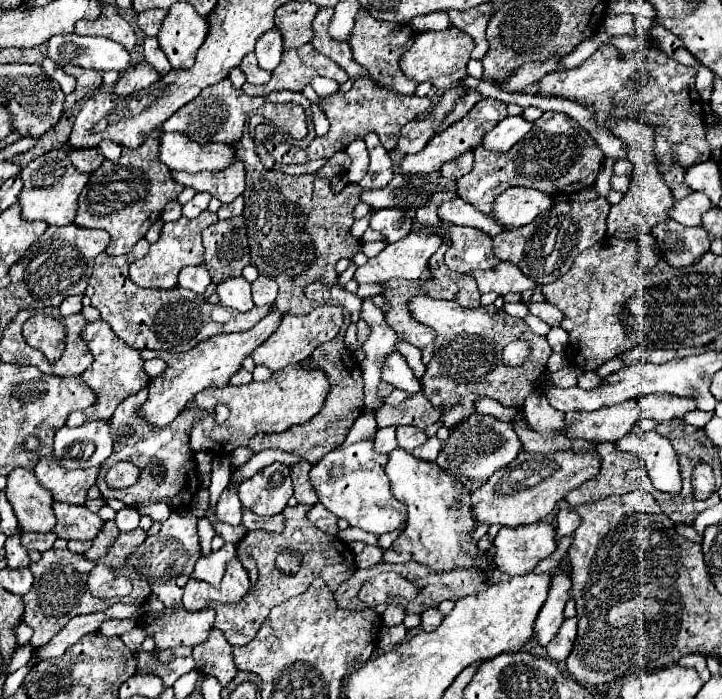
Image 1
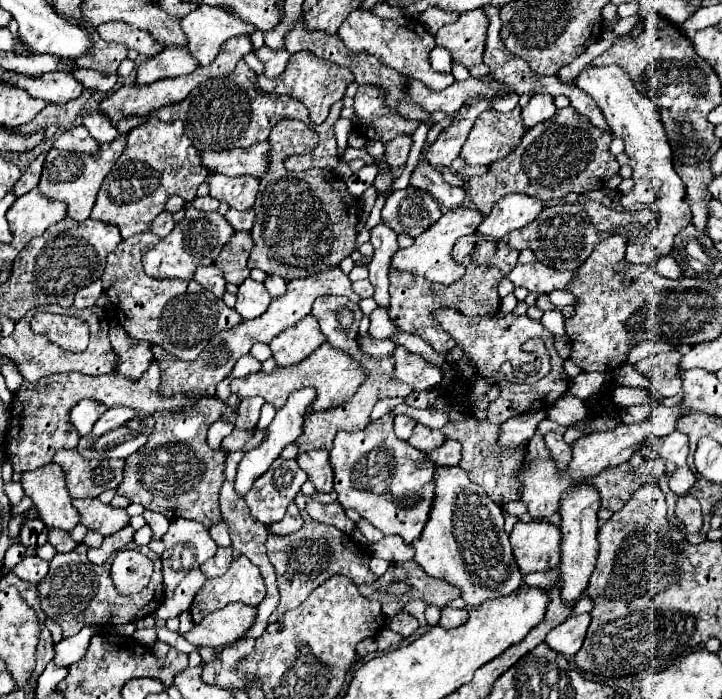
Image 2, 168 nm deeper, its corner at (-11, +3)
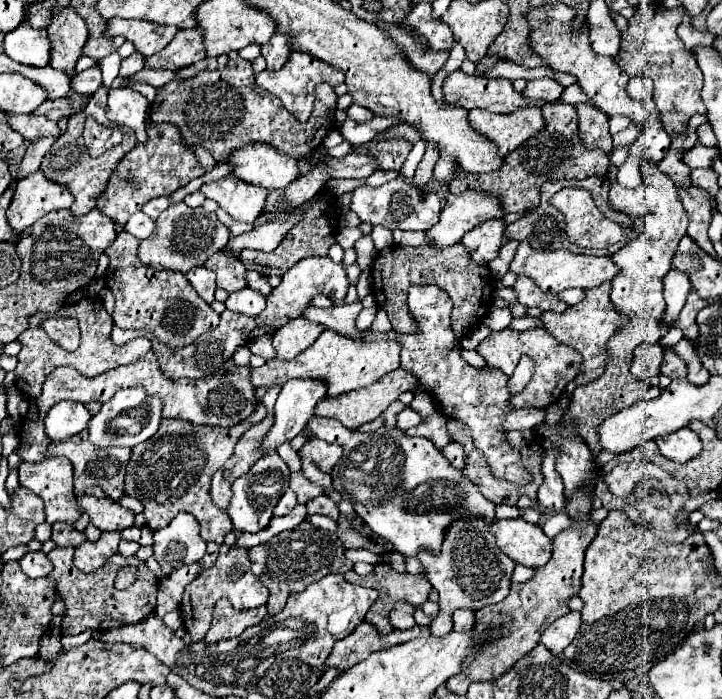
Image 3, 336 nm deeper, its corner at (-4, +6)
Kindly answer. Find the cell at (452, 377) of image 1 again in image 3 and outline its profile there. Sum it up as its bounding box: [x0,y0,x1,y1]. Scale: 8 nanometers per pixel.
[477,328,581,408]

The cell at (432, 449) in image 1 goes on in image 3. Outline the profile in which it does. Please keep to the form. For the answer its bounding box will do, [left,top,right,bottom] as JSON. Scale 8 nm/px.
[443,442,465,470]

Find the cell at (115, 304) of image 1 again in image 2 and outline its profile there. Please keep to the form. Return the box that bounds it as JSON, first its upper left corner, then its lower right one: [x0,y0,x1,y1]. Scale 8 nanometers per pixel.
[102,233,242,361]

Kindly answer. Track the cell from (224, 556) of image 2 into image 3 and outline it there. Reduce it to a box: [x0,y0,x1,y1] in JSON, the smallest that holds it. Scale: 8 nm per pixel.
[157,562,203,618]

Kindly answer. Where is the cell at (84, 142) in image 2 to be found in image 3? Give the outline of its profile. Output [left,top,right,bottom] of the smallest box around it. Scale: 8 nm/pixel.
[9,114,61,142]

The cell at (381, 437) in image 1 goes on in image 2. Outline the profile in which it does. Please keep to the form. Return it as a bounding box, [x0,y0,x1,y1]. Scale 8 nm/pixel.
[394,415,416,441]

